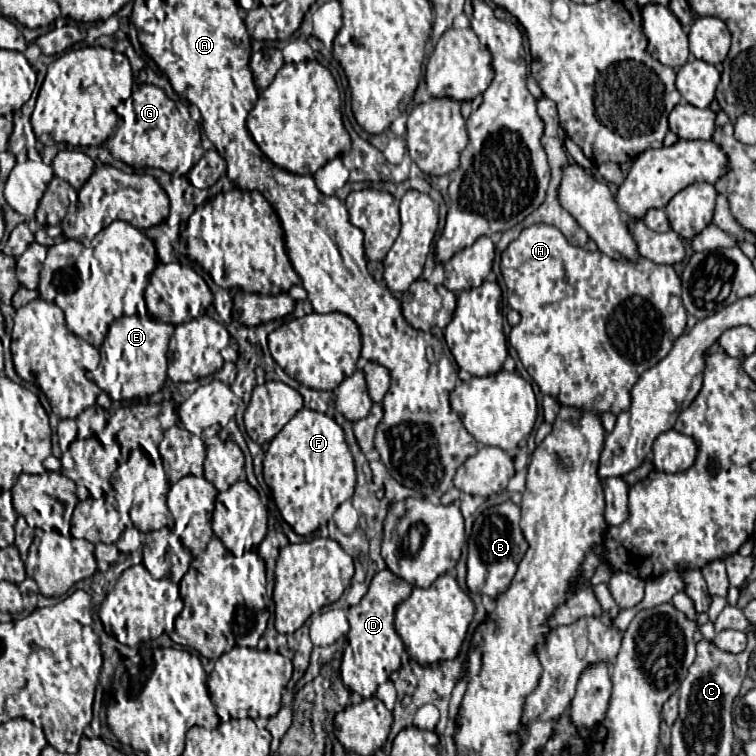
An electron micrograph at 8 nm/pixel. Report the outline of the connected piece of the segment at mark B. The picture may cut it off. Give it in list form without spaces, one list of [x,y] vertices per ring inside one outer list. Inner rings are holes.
[[[506,501],[502,505],[486,509],[474,521],[474,529],[468,539],[468,589],[472,593],[498,599],[498,595],[510,587],[510,581],[526,551],[528,543],[520,529],[520,507],[516,507],[512,501]]]

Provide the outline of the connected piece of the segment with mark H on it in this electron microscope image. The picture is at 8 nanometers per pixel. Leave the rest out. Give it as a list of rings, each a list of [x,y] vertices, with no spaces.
[[[532,225],[508,245],[502,253],[500,267],[508,289],[508,305],[522,317],[520,323],[512,327],[510,345],[516,349],[524,369],[540,391],[558,399],[560,405],[596,413],[624,413],[632,403],[632,387],[638,377],[662,361],[686,329],[680,279],[670,265],[656,265],[648,259],[622,263],[600,251],[590,253],[570,245],[556,227]]]

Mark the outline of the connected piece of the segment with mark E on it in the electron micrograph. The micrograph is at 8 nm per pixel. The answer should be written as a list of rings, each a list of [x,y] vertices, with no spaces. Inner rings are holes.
[[[132,315],[120,317],[110,325],[110,331],[99,348],[99,366],[87,373],[87,377],[94,381],[98,387],[106,392],[113,401],[146,398],[160,391],[160,387],[166,381],[166,351],[168,341],[174,333],[174,325],[162,323],[151,316]],[[118,365],[126,365],[126,371],[122,373],[122,383],[118,381]]]

